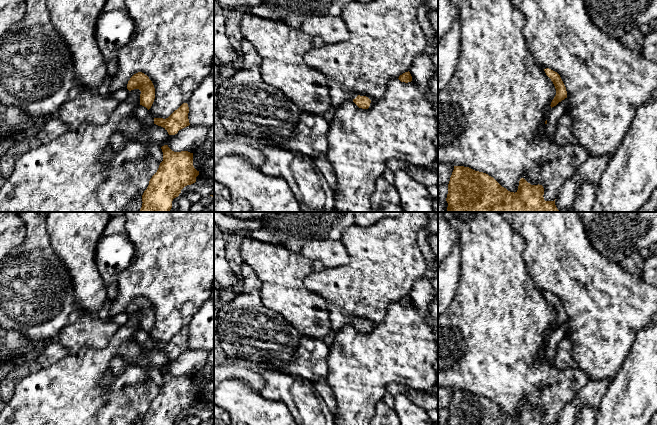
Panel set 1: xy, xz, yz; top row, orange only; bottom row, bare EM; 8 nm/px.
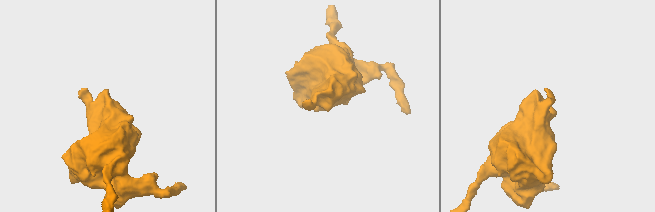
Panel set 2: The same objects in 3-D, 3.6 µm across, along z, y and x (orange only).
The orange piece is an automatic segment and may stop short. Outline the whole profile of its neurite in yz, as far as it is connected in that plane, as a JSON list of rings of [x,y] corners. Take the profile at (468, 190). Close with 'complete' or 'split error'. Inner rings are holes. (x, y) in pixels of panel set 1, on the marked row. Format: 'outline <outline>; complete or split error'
outline [[[454,166],[447,212],[559,212],[555,200],[545,201],[543,195],[542,185],[531,185],[524,178],[514,193],[486,173]]]; complete

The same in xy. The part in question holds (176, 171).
outline [[[168,145],[161,149],[163,161],[142,195],[139,212],[170,212],[173,199],[185,186],[195,183],[199,175],[193,166],[193,153],[174,152]]]; complete

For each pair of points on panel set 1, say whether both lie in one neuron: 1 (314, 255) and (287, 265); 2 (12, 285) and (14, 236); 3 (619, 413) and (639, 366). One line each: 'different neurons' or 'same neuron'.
1: different neurons
2: different neurons
3: same neuron

